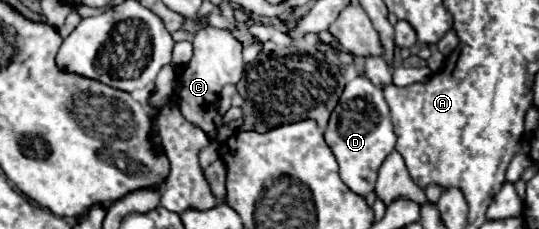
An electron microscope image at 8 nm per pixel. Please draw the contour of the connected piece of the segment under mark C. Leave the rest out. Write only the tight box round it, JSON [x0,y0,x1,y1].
[172,26,244,140]

